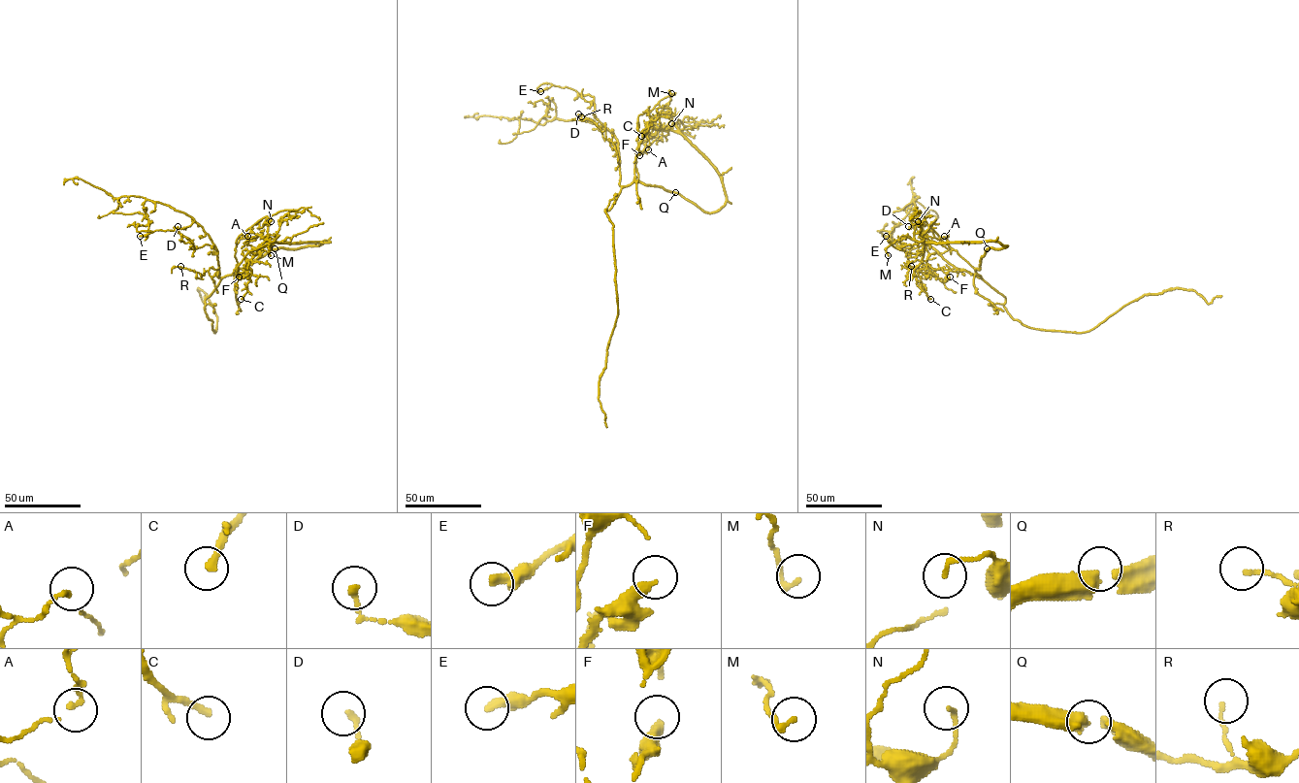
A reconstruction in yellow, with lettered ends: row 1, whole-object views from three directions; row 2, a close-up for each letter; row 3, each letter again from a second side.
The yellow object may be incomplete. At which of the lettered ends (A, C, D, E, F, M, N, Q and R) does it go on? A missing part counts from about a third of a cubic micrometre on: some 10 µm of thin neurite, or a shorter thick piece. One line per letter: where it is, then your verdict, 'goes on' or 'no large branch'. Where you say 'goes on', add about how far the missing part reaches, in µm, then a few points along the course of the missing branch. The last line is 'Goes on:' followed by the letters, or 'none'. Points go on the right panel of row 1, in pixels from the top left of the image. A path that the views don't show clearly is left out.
A: place (944, 236); no large branch
C: place (930, 299); no large branch
D: place (908, 226); no large branch
E: place (886, 236); no large branch
F: place (950, 277); no large branch
M: place (888, 255); no large branch
N: place (918, 221); no large branch
Q: place (987, 248); no large branch
R: place (911, 266); no large branch
Goes on: none

